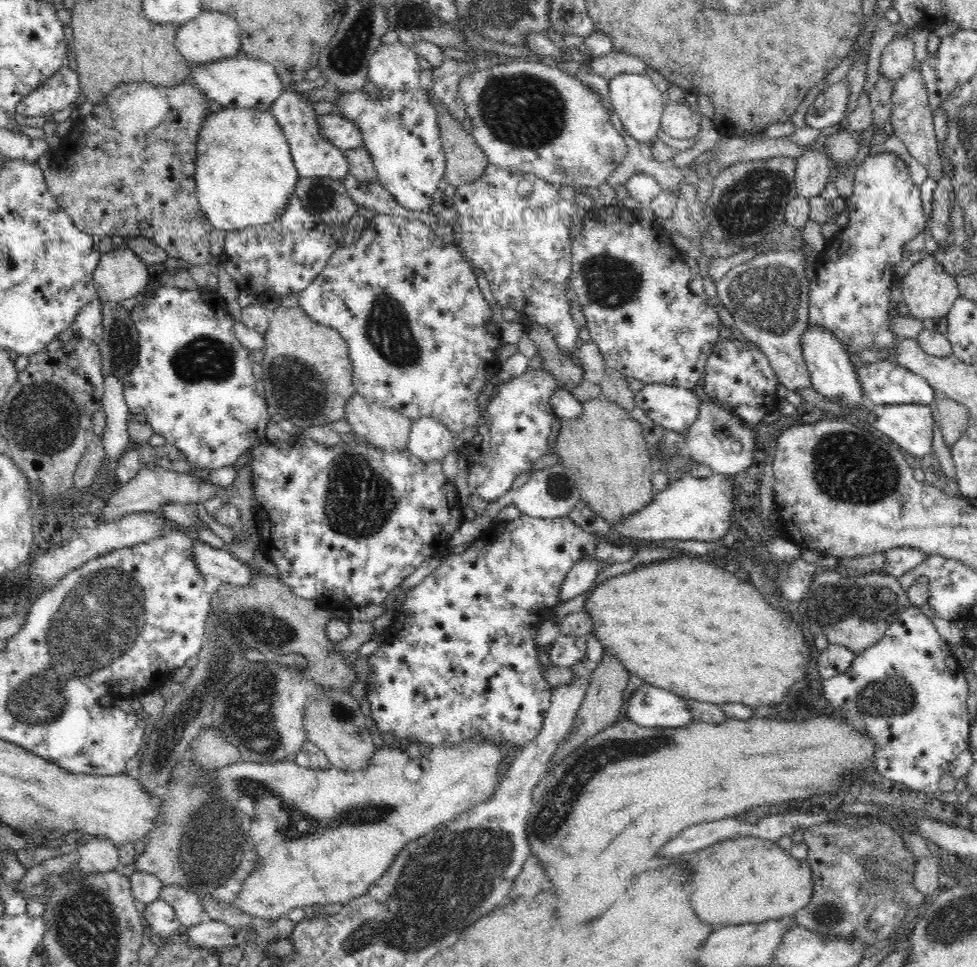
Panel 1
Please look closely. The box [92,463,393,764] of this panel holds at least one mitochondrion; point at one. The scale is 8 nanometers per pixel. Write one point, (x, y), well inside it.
(249, 709)

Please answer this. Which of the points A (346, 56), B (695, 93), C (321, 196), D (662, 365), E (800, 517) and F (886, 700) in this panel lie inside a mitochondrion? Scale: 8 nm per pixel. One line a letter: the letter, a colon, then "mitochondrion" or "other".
A: mitochondrion
B: other
C: mitochondrion
D: other
E: other
F: mitochondrion

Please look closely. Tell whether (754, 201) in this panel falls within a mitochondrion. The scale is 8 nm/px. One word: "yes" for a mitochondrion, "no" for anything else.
yes

